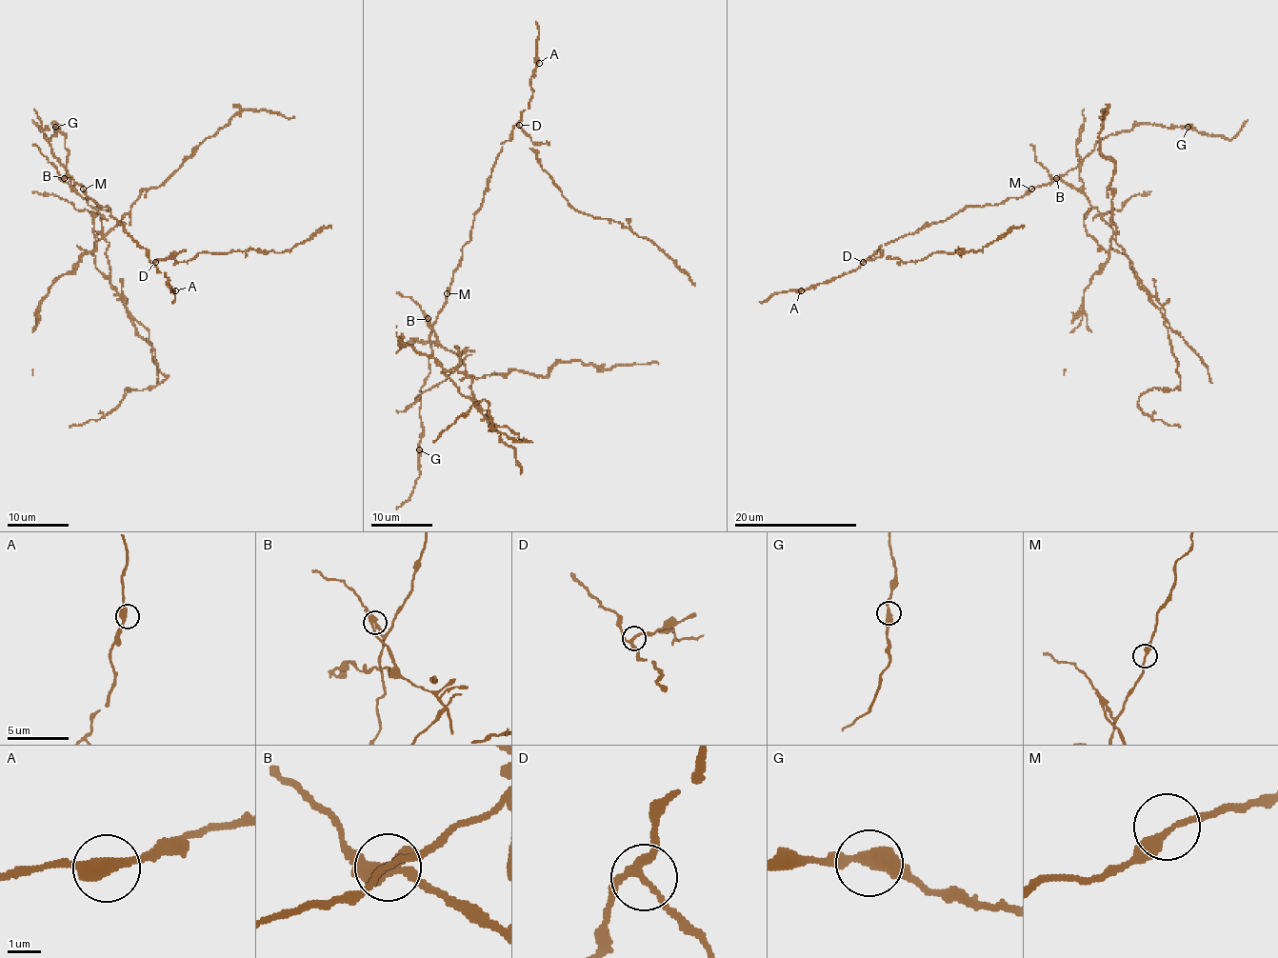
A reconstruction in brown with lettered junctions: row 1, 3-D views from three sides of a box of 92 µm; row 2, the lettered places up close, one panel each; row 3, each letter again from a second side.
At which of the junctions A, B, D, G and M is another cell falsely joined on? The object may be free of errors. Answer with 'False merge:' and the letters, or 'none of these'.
False merge: B

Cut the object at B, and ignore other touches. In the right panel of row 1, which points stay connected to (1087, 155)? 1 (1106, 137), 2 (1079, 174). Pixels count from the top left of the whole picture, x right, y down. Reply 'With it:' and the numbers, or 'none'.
With it: 1

